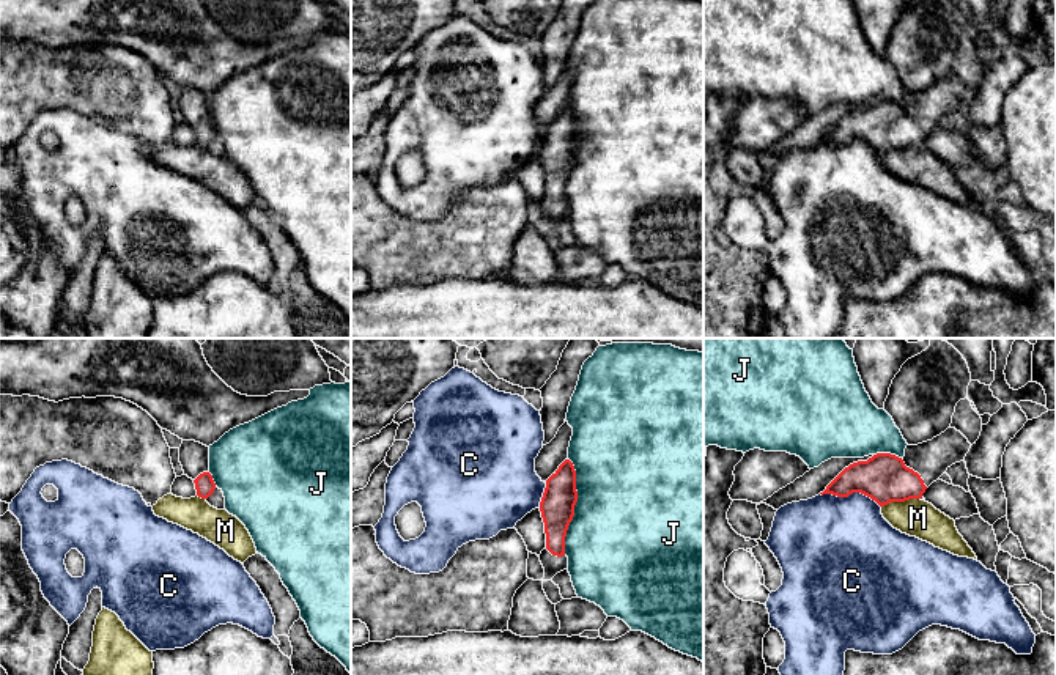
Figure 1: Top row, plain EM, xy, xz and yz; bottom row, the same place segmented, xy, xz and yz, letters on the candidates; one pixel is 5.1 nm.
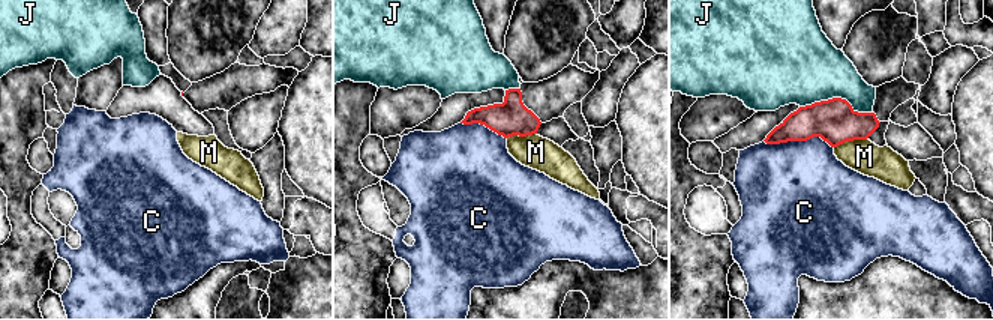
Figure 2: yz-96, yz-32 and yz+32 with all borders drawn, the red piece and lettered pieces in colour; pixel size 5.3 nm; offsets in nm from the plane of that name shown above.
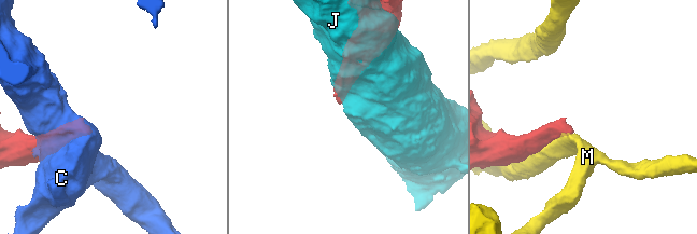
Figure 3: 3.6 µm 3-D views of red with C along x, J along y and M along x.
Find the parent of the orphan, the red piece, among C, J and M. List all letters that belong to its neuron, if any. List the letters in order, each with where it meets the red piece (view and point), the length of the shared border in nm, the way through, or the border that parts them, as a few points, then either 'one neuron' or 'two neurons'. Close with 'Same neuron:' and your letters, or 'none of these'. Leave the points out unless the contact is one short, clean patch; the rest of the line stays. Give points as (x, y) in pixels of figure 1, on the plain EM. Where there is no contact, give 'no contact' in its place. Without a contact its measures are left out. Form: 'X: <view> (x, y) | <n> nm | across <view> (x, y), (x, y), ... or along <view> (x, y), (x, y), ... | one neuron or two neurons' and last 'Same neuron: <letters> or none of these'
C: yz (850, 140) | 320 nm | two neurons
J: xz (573, 154) | 500 nm | two neurons
M: yz (900, 148) | 200 nm | two neurons
Same neuron: none of these

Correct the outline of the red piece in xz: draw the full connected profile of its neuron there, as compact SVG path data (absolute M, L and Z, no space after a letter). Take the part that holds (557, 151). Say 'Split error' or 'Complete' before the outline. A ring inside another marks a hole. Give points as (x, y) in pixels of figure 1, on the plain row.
Split error. M565 107L546 127L546 135L540 149L546 181L546 195L538 203L545 216L543 228L552 228L557 220L568 216L565 184L574 164L576 149L576 118L573 110Z

